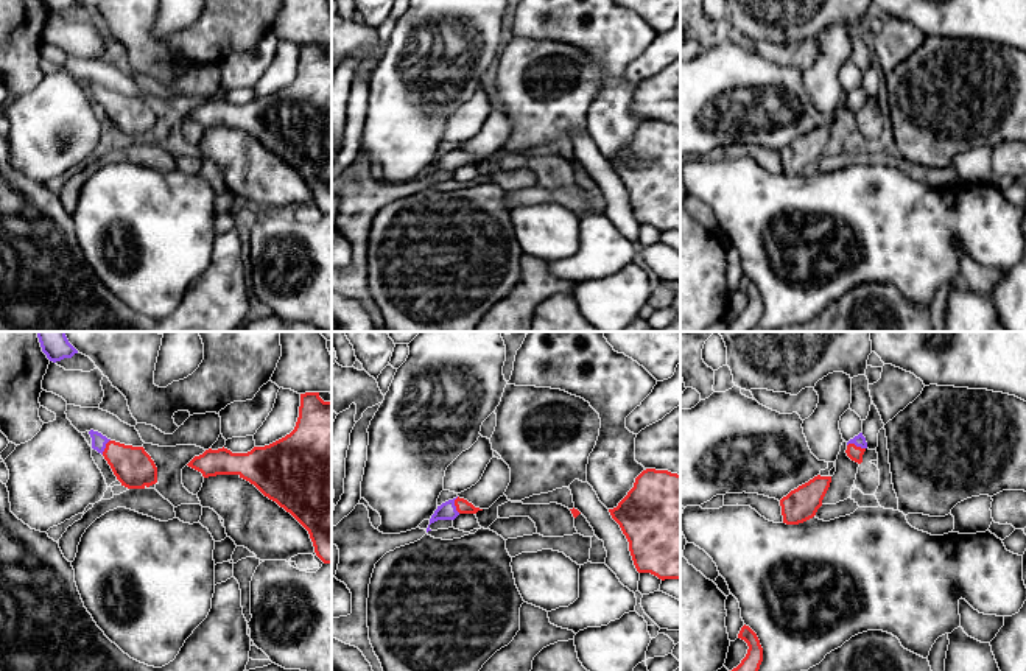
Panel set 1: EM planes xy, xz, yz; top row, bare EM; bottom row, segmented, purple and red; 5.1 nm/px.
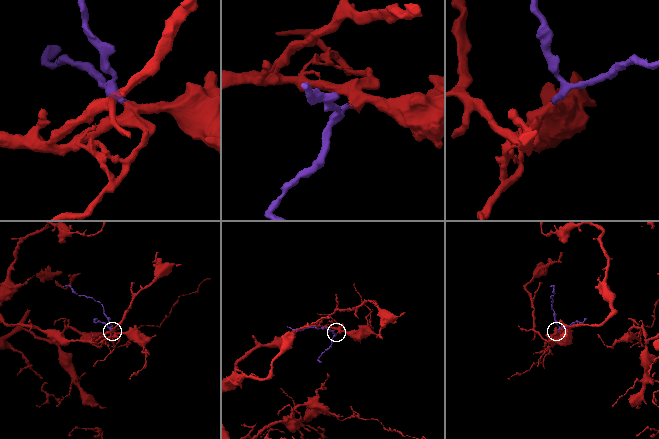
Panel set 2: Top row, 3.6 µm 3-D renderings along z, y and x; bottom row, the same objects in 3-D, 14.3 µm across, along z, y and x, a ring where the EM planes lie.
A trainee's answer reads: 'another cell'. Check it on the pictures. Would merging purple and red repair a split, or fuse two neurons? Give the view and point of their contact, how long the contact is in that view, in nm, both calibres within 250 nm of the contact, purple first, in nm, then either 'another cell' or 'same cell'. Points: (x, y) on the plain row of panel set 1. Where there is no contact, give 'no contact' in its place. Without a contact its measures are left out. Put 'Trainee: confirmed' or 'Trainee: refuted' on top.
Trainee: refuted
yz (857, 97) | 100 nm | 60/80 nm | same cell

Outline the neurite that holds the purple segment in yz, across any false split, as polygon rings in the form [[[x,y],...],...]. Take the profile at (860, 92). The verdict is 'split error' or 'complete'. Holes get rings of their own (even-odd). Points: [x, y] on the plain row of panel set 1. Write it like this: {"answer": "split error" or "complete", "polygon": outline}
{"answer": "split error", "polygon": [[[859,84],[858,87],[847,93],[845,104],[852,112],[861,115],[866,100],[867,100],[866,89],[863,87],[863,84]]]}

